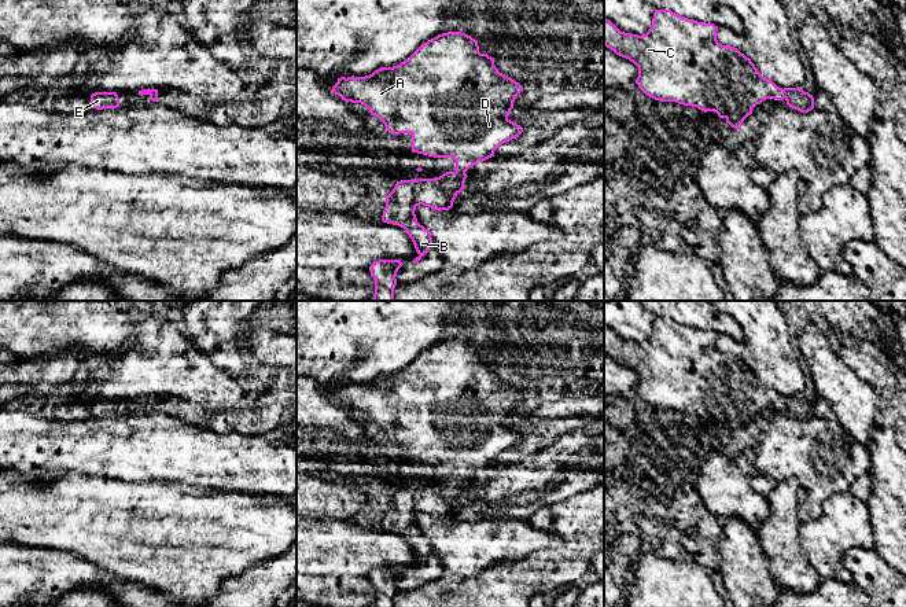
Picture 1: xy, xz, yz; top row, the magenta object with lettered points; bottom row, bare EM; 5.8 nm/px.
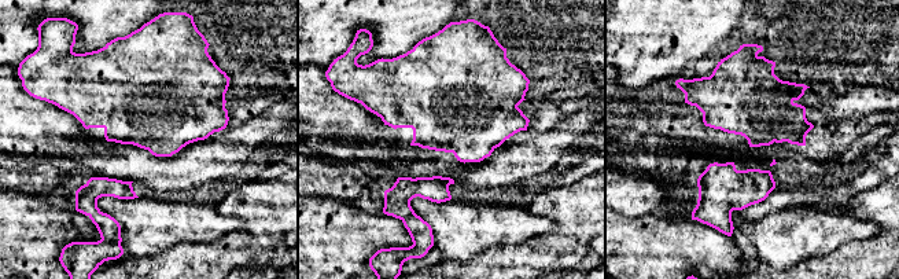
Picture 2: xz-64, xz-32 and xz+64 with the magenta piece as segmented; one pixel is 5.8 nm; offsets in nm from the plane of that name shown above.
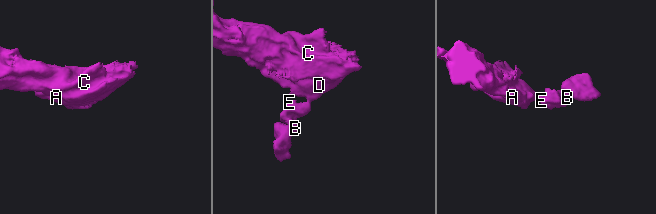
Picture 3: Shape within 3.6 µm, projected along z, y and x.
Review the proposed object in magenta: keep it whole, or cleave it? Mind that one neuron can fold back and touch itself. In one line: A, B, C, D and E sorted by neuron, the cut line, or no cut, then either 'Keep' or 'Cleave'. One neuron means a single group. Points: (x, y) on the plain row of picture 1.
Groups: A B C D E. No split. Keep

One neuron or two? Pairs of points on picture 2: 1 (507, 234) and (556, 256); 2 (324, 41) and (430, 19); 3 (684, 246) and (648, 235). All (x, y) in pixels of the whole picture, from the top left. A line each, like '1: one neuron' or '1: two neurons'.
1: two neurons
2: one neuron
3: one neuron

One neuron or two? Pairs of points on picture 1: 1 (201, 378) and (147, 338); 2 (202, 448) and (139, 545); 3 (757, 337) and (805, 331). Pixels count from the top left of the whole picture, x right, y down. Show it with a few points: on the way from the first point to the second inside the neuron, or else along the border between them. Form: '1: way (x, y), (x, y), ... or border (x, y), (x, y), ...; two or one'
1: way (187, 372), (161, 348); one
2: border (147, 479), (170, 479), (210, 488); two
3: border (794, 322), (792, 335); two

